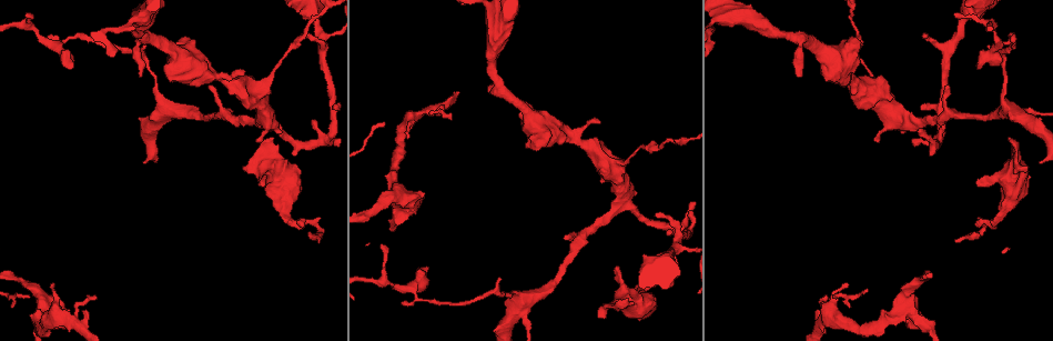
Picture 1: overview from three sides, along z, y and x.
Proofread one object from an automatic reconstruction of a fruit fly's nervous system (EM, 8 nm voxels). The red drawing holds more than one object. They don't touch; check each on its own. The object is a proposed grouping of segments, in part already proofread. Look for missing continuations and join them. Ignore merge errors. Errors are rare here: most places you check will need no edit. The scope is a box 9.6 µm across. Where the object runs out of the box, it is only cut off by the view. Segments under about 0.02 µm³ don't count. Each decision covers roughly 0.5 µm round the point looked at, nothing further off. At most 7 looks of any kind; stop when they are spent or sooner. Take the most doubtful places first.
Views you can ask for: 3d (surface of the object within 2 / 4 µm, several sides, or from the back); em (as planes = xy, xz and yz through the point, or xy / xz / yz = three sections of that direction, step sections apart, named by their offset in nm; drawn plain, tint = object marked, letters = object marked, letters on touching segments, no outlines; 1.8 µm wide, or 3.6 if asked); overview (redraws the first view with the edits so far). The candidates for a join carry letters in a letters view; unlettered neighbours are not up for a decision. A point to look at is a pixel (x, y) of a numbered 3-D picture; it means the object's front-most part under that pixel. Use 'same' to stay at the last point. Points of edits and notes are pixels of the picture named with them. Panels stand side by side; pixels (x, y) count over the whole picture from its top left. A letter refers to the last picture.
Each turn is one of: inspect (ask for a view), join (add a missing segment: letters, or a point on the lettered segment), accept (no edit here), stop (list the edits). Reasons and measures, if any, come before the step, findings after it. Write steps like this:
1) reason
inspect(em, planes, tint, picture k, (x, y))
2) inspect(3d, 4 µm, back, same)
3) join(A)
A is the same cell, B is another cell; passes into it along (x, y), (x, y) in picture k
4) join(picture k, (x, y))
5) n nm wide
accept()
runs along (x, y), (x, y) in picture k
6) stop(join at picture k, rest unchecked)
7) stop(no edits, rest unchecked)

an open end
inspect(em, xz, step 4, letters, picture 1, (317, 240))

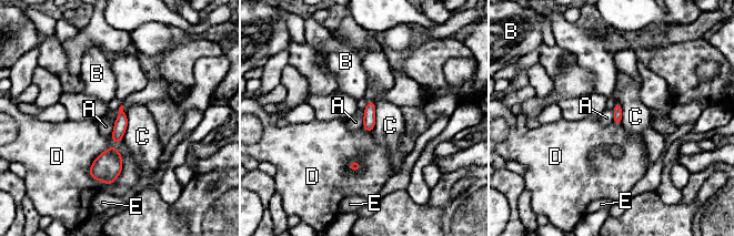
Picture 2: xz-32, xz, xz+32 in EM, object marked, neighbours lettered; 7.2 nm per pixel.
accept()
A, B, C, D and E are other cells; border along (362, 111), (363, 125) in picture 2; none of them fits

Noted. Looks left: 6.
stops while still wide
inspect(em, planes, letters, picture 1, (909, 324))

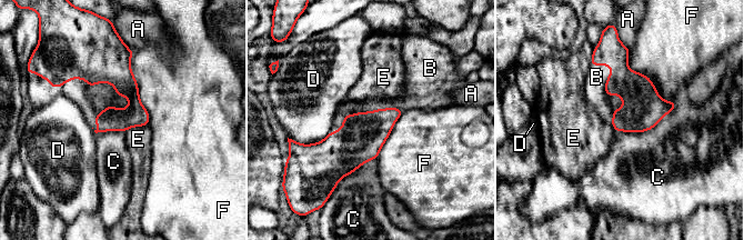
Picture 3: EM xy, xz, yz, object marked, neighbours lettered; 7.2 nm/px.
join(B)
B is the same cell, A, C, D, E and F are other cells; it goes on there

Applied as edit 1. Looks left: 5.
stop(join at picture 3, rest unchecked)

